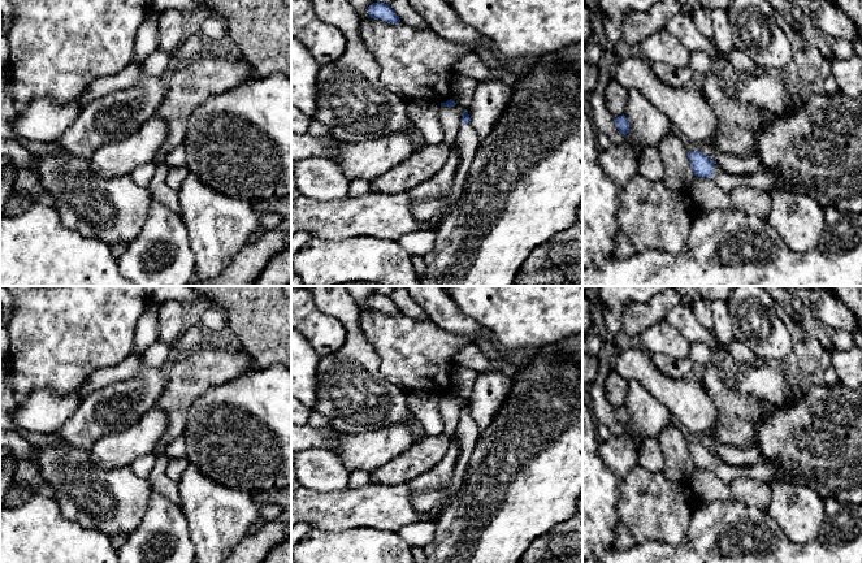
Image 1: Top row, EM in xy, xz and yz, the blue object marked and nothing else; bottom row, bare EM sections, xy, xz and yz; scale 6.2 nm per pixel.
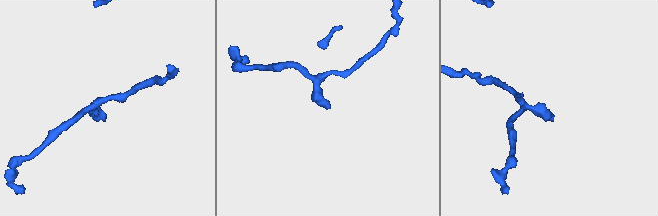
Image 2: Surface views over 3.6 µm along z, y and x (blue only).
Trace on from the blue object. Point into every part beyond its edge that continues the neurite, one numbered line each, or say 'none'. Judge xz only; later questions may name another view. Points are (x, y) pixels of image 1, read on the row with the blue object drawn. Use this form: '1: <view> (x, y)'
1: xz (376, 213)

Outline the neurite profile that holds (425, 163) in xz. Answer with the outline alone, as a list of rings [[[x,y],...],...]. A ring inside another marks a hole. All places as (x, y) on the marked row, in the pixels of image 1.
[[[445,142],[433,146],[426,144],[413,152],[404,163],[371,181],[371,191],[406,192],[434,177],[446,164],[450,152],[451,148]]]

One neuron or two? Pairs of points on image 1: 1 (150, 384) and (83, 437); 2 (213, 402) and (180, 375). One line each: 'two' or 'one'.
1: one
2: two

